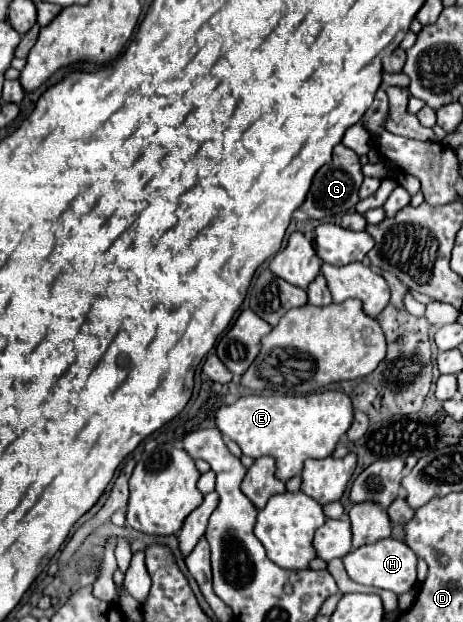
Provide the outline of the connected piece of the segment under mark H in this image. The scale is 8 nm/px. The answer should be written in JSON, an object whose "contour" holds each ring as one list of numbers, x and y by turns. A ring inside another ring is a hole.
{"contour":[[393,537,381,539,373,545,357,547,355,551,343,557,343,565,355,583,387,589,387,591,393,591,395,595,409,591,417,581,417,555,403,541,397,541]]}

